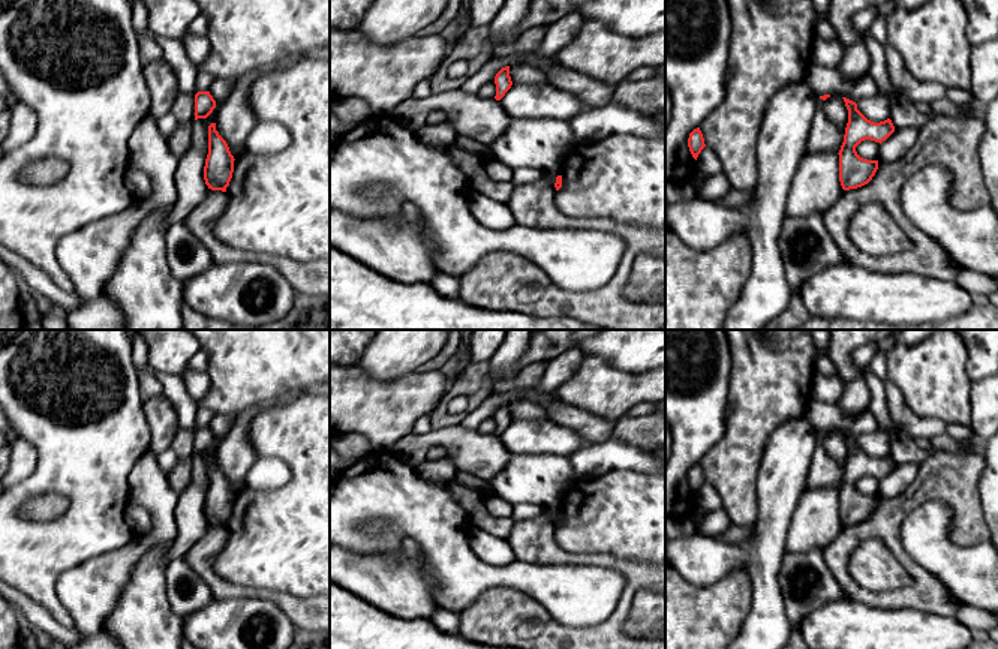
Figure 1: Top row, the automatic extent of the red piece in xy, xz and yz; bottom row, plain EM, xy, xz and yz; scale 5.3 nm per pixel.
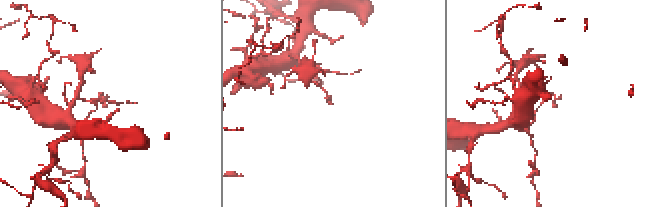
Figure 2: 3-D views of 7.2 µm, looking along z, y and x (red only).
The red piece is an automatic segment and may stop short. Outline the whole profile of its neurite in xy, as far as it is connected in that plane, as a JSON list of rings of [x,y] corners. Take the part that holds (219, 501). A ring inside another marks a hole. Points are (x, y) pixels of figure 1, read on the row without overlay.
[[[216,459],[208,462],[208,490],[204,502],[204,516],[208,525],[226,528],[234,508],[234,492],[226,477],[216,466]]]

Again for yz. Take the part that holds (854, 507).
[[[842,433],[848,445],[848,459],[845,463],[844,478],[839,486],[839,517],[844,526],[857,525],[868,520],[878,505],[878,496],[868,496],[857,490],[856,483],[871,475],[875,478],[886,477],[895,462],[890,454],[874,459],[859,445],[857,439]]]

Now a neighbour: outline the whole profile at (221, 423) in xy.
[[[214,414],[211,423],[210,423],[210,430],[216,438],[225,436],[232,426],[232,417],[228,414]]]

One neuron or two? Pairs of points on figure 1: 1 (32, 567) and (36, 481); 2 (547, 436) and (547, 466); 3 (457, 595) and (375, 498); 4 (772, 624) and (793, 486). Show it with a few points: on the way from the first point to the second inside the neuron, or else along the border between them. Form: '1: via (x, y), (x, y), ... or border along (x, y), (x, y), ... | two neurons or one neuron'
1: via (59, 540), (74, 525), (74, 496), (63, 486) | one neuron
2: border along (513, 453), (552, 453), (568, 457) | two neurons
3: via (453, 568), (450, 559), (402, 511) | one neuron
4: via (767, 589), (767, 540), (773, 520) | one neuron

